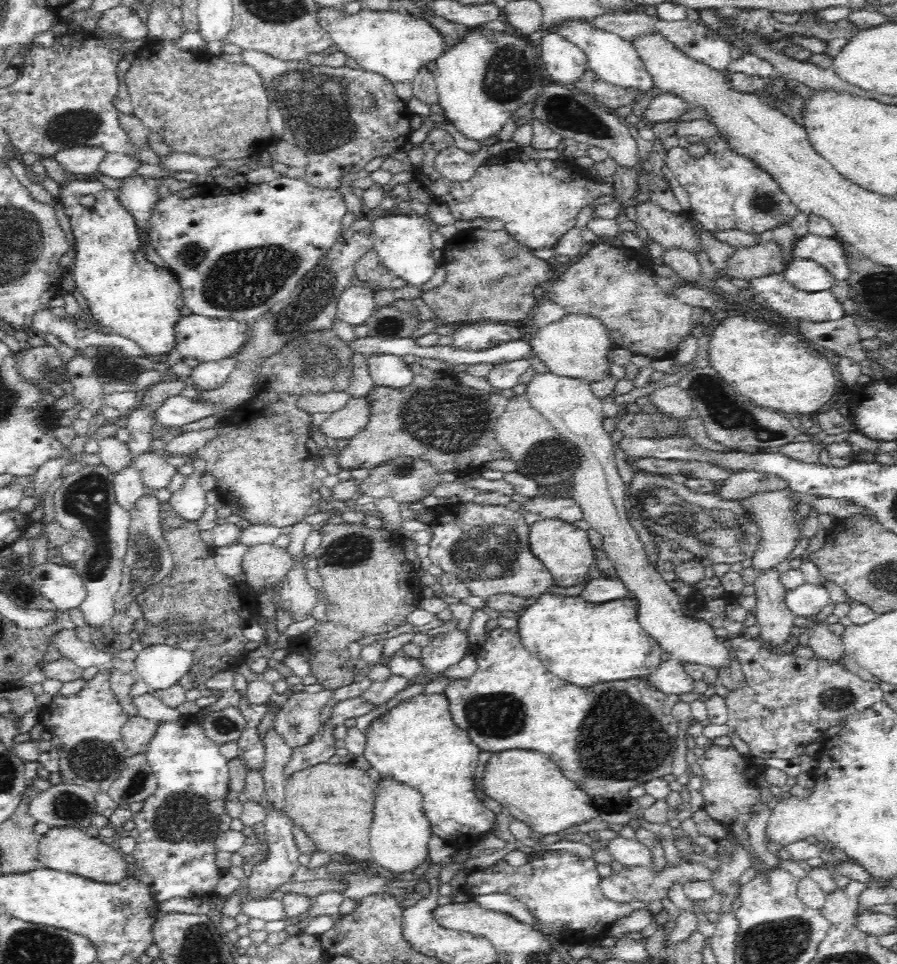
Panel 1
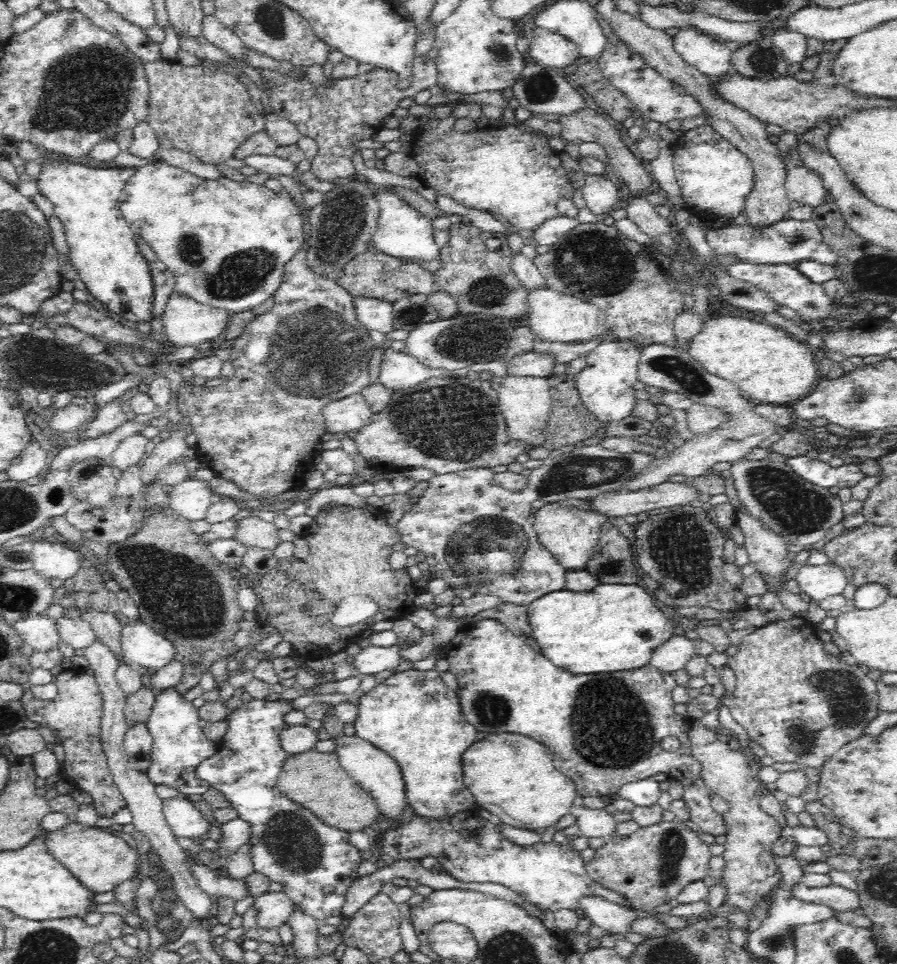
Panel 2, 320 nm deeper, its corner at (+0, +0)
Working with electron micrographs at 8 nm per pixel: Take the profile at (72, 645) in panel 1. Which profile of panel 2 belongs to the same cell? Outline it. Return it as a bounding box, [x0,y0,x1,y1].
[12,614,60,653]

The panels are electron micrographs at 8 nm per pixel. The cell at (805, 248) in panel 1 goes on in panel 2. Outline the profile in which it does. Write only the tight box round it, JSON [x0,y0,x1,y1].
[707,217,838,266]

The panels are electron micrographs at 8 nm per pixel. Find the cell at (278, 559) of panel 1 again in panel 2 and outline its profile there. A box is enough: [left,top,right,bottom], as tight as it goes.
[233,513,282,550]

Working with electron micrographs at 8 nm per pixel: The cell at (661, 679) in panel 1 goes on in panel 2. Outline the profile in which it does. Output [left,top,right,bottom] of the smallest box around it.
[650,636,695,673]

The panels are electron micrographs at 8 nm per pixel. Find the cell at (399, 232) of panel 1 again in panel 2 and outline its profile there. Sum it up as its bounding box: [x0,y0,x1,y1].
[373,191,441,264]

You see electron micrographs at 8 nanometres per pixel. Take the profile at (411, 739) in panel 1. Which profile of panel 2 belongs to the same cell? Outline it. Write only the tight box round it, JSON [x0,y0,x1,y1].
[354,671,480,822]

